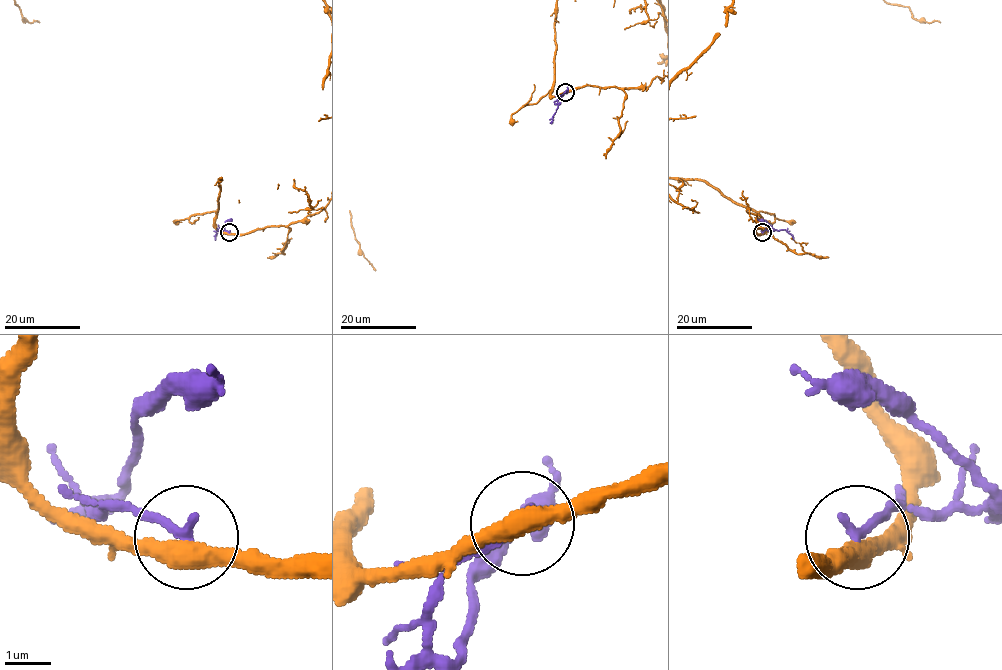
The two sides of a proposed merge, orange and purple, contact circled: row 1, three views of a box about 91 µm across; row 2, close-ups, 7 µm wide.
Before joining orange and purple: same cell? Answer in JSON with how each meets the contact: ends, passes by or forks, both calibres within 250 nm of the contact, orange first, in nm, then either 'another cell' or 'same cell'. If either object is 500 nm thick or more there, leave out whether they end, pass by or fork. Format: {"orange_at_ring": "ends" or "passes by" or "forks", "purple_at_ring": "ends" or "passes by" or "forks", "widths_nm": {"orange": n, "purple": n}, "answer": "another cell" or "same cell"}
{"orange_at_ring": "passes by", "purple_at_ring": "ends", "widths_nm": {"orange": 440, "purple": 200}, "answer": "another cell"}

